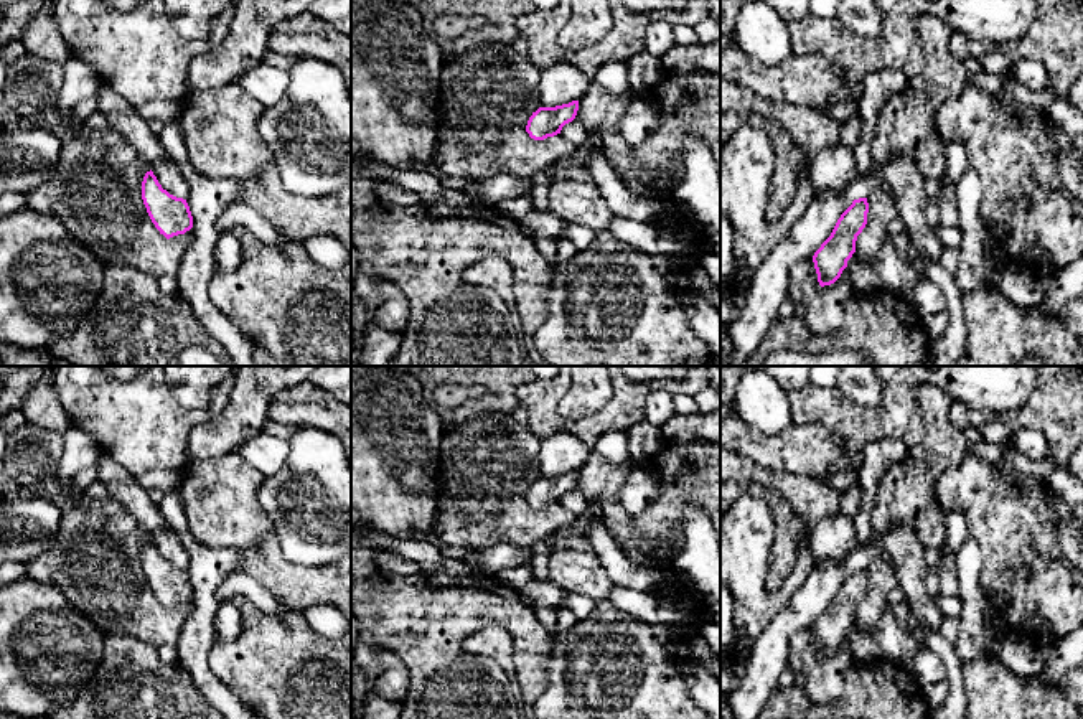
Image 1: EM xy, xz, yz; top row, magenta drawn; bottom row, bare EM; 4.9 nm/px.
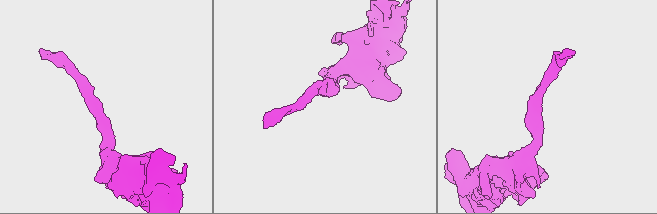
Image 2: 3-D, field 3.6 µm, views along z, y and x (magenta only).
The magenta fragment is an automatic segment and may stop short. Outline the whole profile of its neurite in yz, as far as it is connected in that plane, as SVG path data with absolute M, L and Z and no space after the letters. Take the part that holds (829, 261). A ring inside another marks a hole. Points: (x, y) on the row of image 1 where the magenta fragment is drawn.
M867 198L854 200L841 214L831 236L814 252L813 262L821 287L834 284L856 252L857 236L867 224Z

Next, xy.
M152 170L143 176L142 200L152 223L166 239L185 234L193 228L193 216L186 200L163 190Z

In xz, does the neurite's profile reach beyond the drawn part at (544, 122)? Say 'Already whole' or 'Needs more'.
Already whole

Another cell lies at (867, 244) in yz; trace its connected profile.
M875 190L867 203L867 224L857 236L856 254L865 262L875 262L879 251L890 239L887 224L900 214L890 190Z

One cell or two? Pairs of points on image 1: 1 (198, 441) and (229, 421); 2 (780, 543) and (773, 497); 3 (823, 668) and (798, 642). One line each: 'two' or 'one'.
1: one
2: one
3: one

